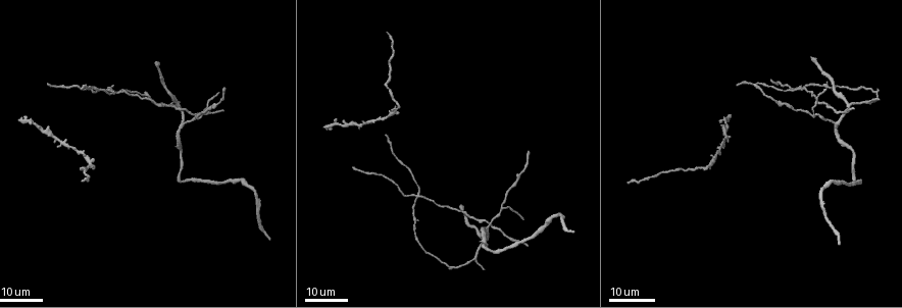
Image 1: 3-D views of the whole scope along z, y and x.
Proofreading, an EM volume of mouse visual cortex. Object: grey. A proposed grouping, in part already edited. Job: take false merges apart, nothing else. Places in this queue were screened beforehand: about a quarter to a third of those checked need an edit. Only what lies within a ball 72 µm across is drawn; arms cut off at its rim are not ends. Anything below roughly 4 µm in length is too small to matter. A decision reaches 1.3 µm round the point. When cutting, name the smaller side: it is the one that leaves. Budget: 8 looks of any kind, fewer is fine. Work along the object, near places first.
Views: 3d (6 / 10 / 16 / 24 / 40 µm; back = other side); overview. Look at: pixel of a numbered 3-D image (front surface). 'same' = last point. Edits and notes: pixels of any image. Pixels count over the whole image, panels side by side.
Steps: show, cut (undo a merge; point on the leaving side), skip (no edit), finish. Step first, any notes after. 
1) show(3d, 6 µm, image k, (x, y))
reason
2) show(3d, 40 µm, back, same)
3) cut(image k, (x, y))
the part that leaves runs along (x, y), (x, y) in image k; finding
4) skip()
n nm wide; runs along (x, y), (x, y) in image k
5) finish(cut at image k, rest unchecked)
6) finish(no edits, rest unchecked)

show(3d, 24 µm, image 1, (835, 124))
four or more arms meet

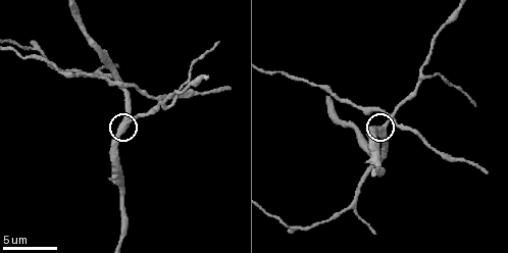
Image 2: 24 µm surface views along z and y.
show(3d, 10 µm, image 2, (385, 127))

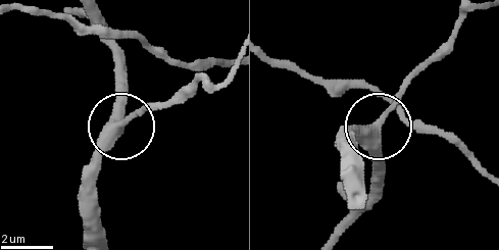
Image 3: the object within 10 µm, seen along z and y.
skip()
360 nm wide; all the same neuron

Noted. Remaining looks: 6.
show(3d, 10 µm, image 2, (425, 75))
a fork

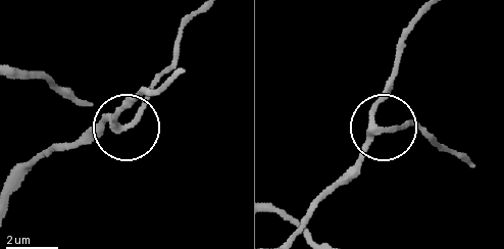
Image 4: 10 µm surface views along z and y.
show(3d, 6 µm, image 4, (381, 128))

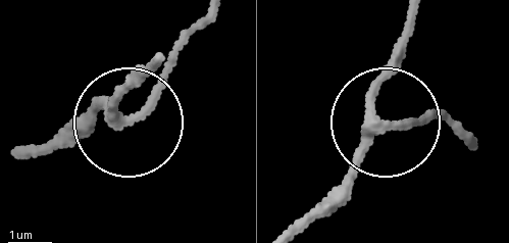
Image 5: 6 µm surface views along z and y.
skip()
runs along (293, 234), (369, 136), (443, 113) in image 5; one neuron here

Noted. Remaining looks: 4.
show(3d, 24 µm, image 1, (419, 196))
four arms meet

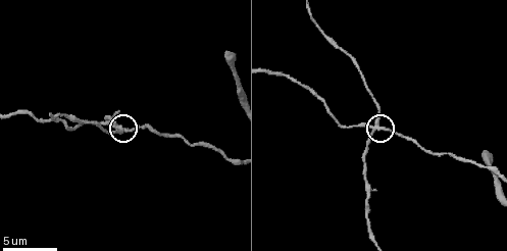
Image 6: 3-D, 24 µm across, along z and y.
show(3d, 6 µm, image 6, (376, 125))

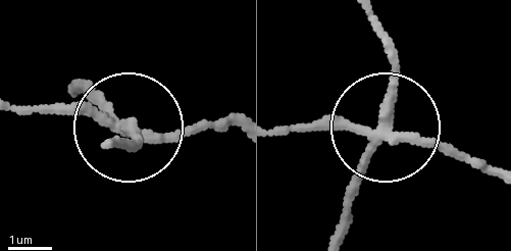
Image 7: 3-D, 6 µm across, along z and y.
cut(image 7, (62, 108))
the part that leaves runs along (123, 128), (174, 138), (230, 128) in image 7; a second neuron is stuck on

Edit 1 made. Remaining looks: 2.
finish(cut at image 7, rest unchecked)

